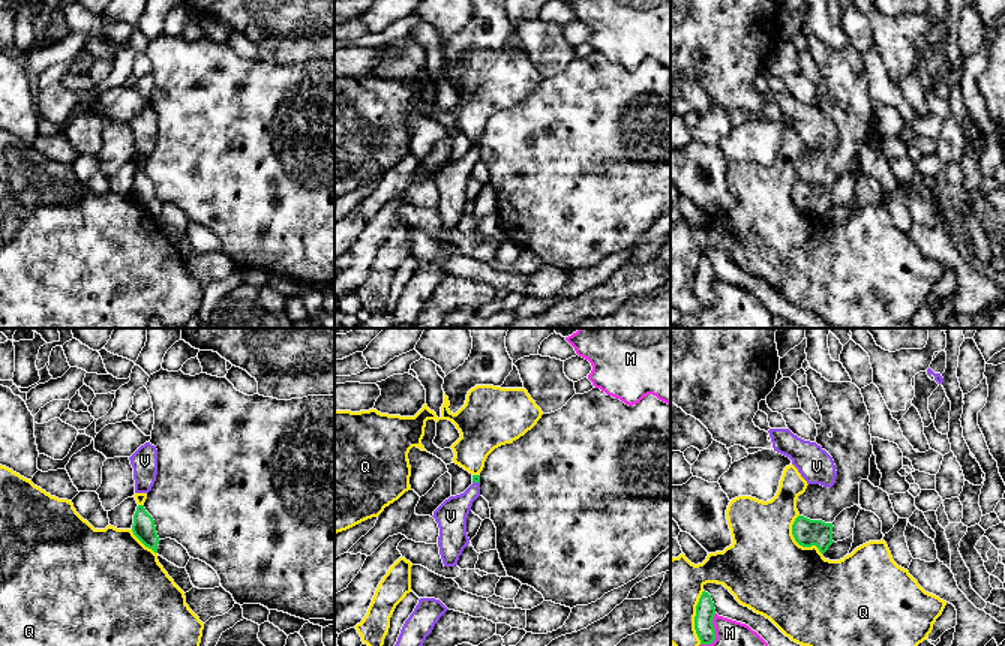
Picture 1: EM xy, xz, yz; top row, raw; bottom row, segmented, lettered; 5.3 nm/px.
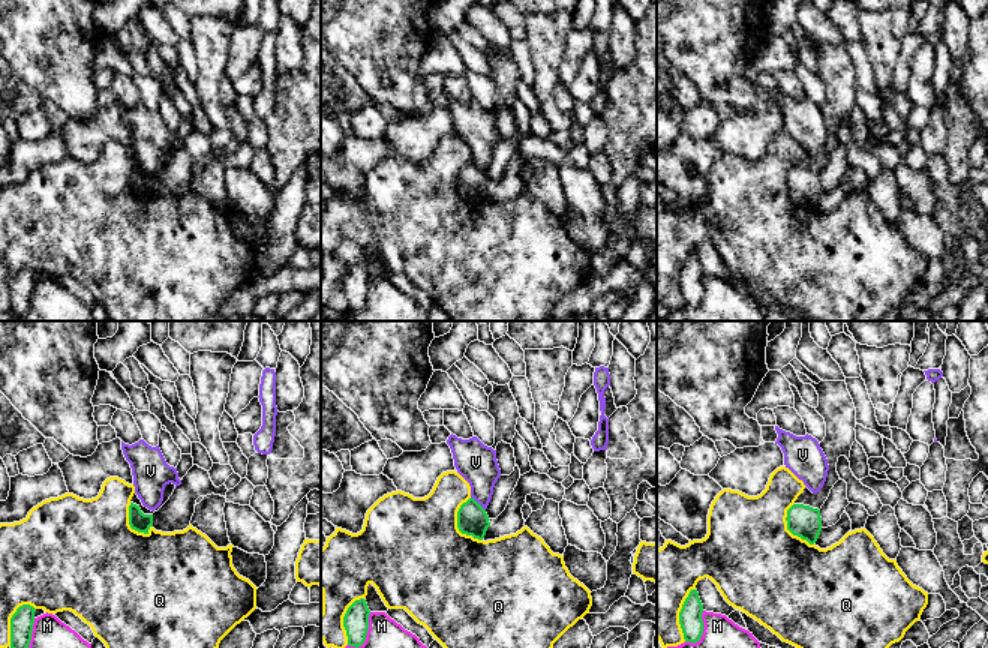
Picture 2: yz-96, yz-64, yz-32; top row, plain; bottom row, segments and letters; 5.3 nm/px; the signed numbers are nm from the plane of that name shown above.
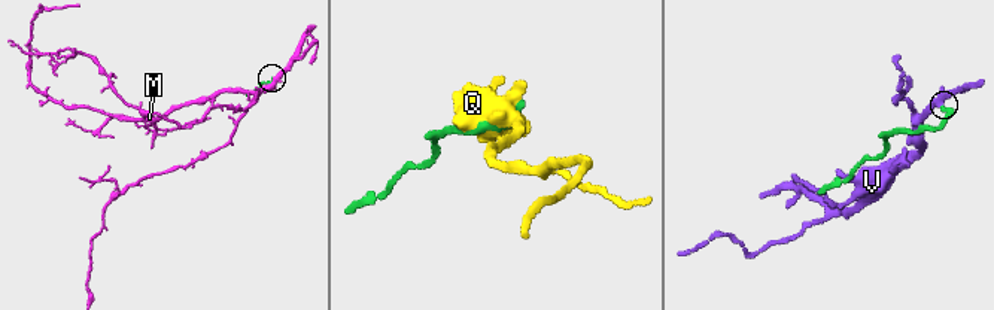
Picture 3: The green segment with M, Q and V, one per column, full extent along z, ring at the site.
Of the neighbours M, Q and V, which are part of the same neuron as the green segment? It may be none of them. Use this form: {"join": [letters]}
{"join": []}

